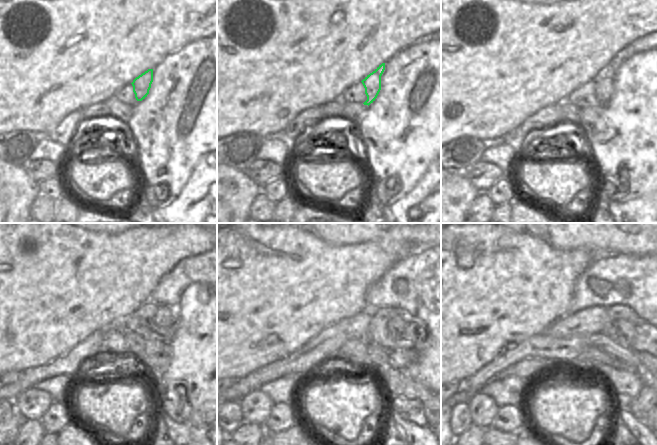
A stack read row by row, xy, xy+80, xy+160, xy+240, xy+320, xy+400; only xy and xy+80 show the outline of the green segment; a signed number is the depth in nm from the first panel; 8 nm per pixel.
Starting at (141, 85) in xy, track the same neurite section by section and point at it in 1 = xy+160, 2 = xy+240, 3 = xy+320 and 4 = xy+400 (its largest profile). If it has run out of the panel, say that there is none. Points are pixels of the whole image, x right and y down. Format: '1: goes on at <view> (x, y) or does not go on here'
1: goes on at xy+160 (604, 82)
2: goes on at xy+240 (165, 317)
3: goes on at xy+320 (396, 325)
4: goes on at xy+400 (621, 331)

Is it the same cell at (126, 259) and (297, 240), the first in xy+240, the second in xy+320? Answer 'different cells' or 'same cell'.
same cell

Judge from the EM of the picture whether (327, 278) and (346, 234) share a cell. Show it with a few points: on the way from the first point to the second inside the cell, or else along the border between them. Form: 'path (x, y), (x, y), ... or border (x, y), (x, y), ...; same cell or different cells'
border (320, 237), (332, 244), (357, 244), (365, 242); different cells

